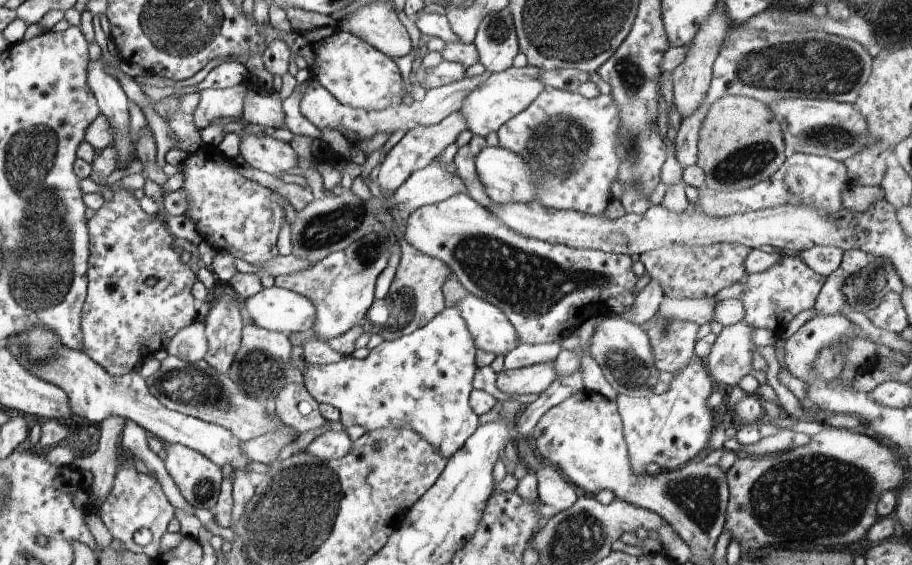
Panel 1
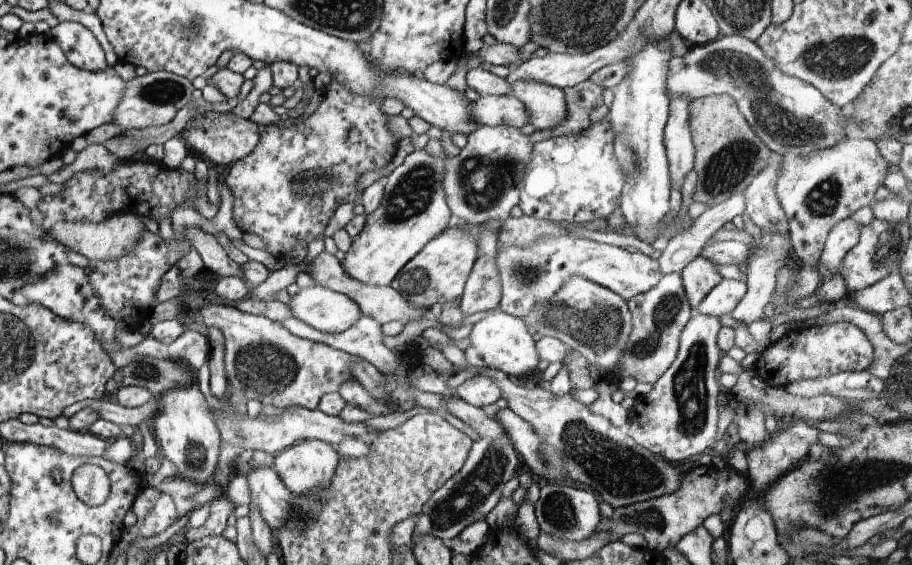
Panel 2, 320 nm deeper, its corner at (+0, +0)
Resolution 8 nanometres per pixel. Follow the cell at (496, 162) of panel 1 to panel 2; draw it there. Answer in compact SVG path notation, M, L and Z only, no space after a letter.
M606 117L582 134L552 137L535 144L520 186L522 213L538 220L577 224L607 217L620 207L624 174L614 156L614 132Z

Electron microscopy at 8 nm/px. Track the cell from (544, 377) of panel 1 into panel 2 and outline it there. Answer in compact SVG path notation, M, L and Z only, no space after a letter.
M478 375L470 378L456 388L458 399L476 407L487 408L501 398L501 391L488 376Z

